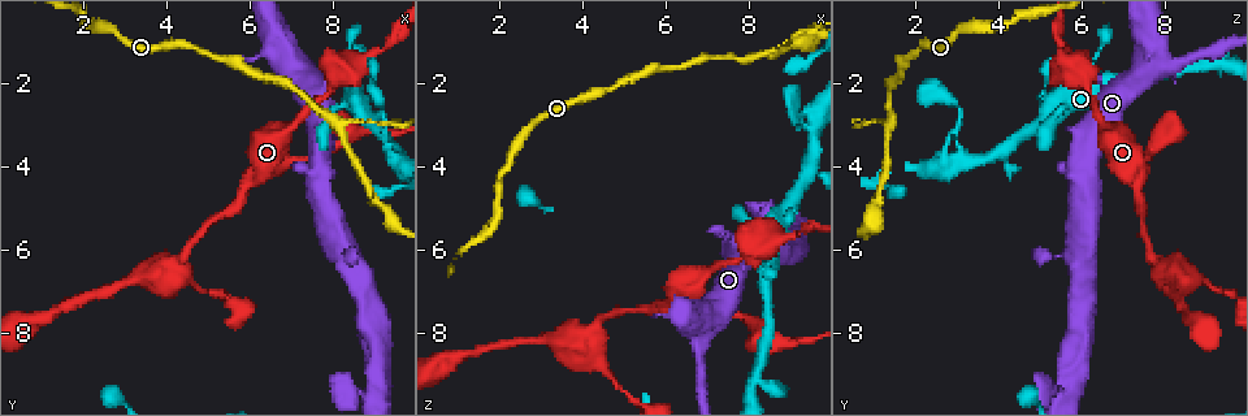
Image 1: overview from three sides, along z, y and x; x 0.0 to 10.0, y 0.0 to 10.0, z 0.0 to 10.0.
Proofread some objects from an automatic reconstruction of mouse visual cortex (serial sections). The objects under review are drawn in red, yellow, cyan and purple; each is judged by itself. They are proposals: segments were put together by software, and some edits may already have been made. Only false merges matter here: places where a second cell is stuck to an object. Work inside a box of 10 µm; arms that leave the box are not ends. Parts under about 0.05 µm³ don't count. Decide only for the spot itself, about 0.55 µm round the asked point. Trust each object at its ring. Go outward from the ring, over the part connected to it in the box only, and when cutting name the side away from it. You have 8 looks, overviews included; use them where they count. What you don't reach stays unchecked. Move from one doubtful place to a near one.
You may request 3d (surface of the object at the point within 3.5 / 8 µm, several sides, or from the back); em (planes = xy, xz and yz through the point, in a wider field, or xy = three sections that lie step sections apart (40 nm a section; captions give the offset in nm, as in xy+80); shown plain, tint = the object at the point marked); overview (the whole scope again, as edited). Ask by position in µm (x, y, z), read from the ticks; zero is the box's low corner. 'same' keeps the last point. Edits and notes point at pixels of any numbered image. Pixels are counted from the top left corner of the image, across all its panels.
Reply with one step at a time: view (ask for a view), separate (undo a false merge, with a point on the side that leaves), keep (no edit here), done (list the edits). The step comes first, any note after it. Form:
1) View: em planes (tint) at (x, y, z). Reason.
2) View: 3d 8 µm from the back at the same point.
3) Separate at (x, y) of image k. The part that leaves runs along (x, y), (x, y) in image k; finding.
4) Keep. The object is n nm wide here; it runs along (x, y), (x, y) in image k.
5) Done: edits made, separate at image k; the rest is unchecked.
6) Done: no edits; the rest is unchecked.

View: 3d 3.5 µm at (4.20, 6.40, 8.00). Sudden change in width.

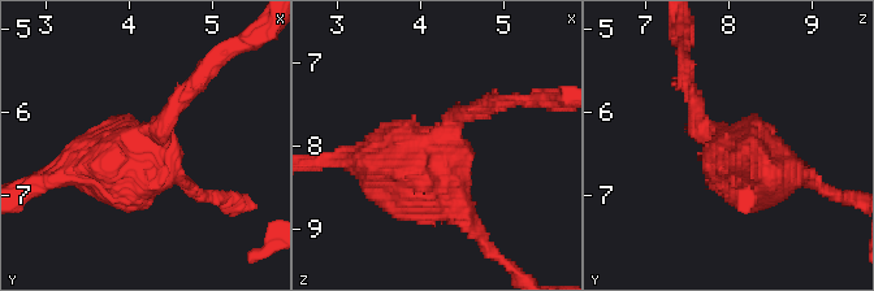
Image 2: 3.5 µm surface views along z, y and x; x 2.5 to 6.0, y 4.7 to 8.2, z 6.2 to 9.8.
Keep. It runs along (173, 109), (129, 165), (42, 182) in image 2; all the same cell.

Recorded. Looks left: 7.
View: 3d 3.5 µm at (8.60, 9.35, 5.50). Sharp bend.

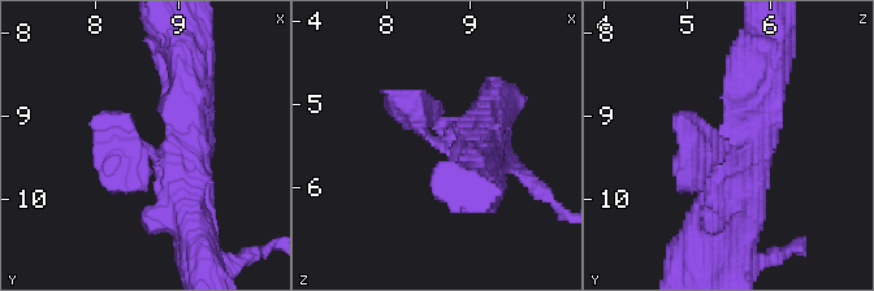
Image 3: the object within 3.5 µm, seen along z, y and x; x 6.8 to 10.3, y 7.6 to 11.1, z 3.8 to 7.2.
View: em planes (tint) at (8.65, 9.40, 5.45). Now the EM.

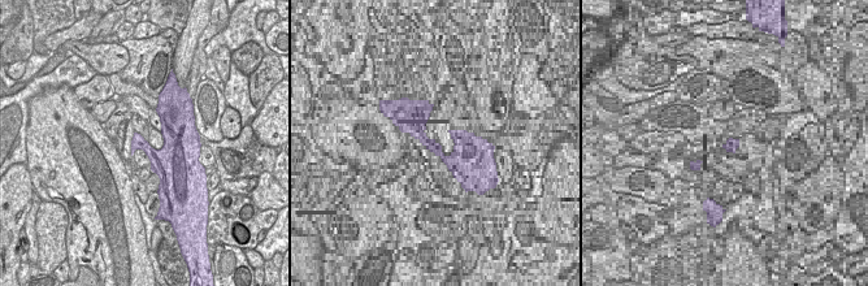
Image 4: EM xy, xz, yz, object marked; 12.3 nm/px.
Keep. All the same cell.

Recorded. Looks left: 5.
View: em xy step 1 (tint) at (8.00, 1.90, 6.10).

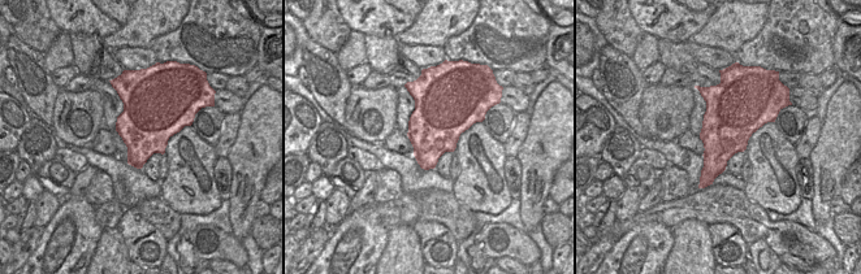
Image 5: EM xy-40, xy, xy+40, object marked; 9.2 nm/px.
View: 3d 3.5 µm at the same point.

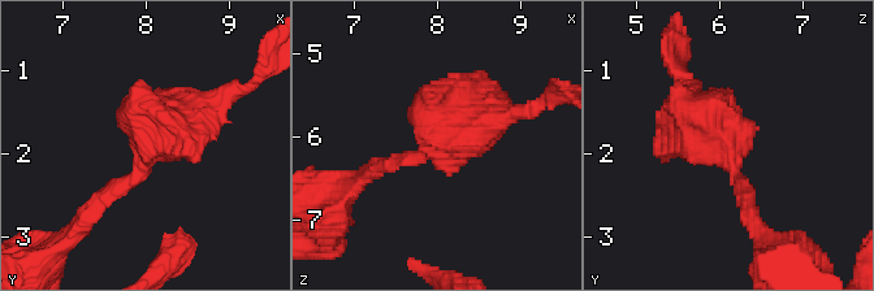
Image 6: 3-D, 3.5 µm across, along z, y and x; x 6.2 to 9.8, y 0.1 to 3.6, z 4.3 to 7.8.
Keep. It runs along (112, 192), (168, 117), (229, 92) in image 6; continuous, no second cell.

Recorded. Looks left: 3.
Done: no edits; the rest is unchecked.

